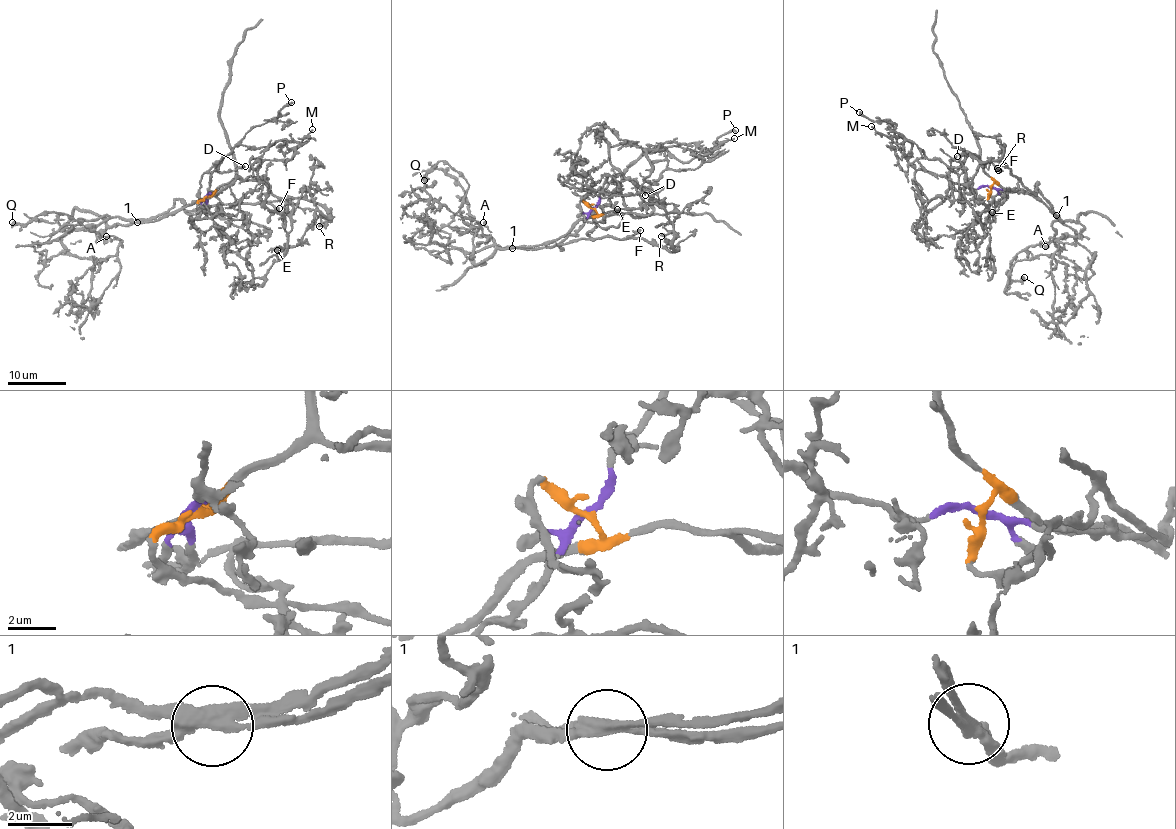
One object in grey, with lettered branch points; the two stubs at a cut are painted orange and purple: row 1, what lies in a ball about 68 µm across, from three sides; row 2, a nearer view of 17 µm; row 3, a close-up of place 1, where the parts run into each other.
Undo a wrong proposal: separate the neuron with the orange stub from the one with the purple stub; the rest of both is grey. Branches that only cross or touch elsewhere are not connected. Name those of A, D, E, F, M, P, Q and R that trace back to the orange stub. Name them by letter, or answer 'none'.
none

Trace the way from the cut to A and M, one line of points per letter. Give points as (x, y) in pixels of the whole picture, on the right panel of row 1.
A: (989, 187), (1031, 194), (1037, 185), (1054, 214), (1083, 226), (1078, 236), (1061, 235), (1045, 246)
M: (989, 187), (959, 185), (946, 176), (915, 169), (905, 156), (911, 143), (871, 127)

